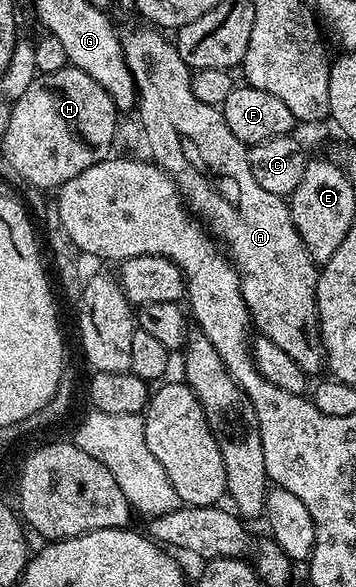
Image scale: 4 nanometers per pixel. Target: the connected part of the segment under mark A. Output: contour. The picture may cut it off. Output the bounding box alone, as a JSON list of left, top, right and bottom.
[121,27,326,375]

